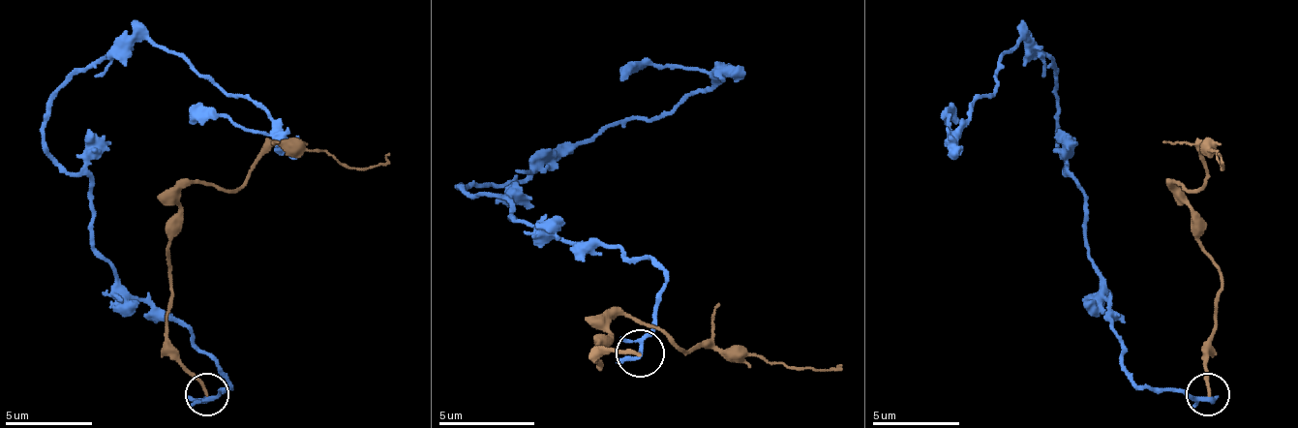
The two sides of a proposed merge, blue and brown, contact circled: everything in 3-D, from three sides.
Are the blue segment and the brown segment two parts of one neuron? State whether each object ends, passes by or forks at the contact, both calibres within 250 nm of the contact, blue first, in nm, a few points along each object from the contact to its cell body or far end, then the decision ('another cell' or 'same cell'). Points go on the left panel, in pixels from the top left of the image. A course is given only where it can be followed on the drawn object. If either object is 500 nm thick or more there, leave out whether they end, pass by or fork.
blue forks there; brown ends there; 200 nm thick on the blue side, 180 nm on the other; blue runs (206, 395), (231, 386), (93, 243), (93, 182), (49, 151), (45, 104), (149, 39), (271, 130), (189, 121); brown runs (206, 395), (166, 334), (171, 217), (189, 182), (236, 191), (275, 142), (353, 168), (388, 151); another cell

